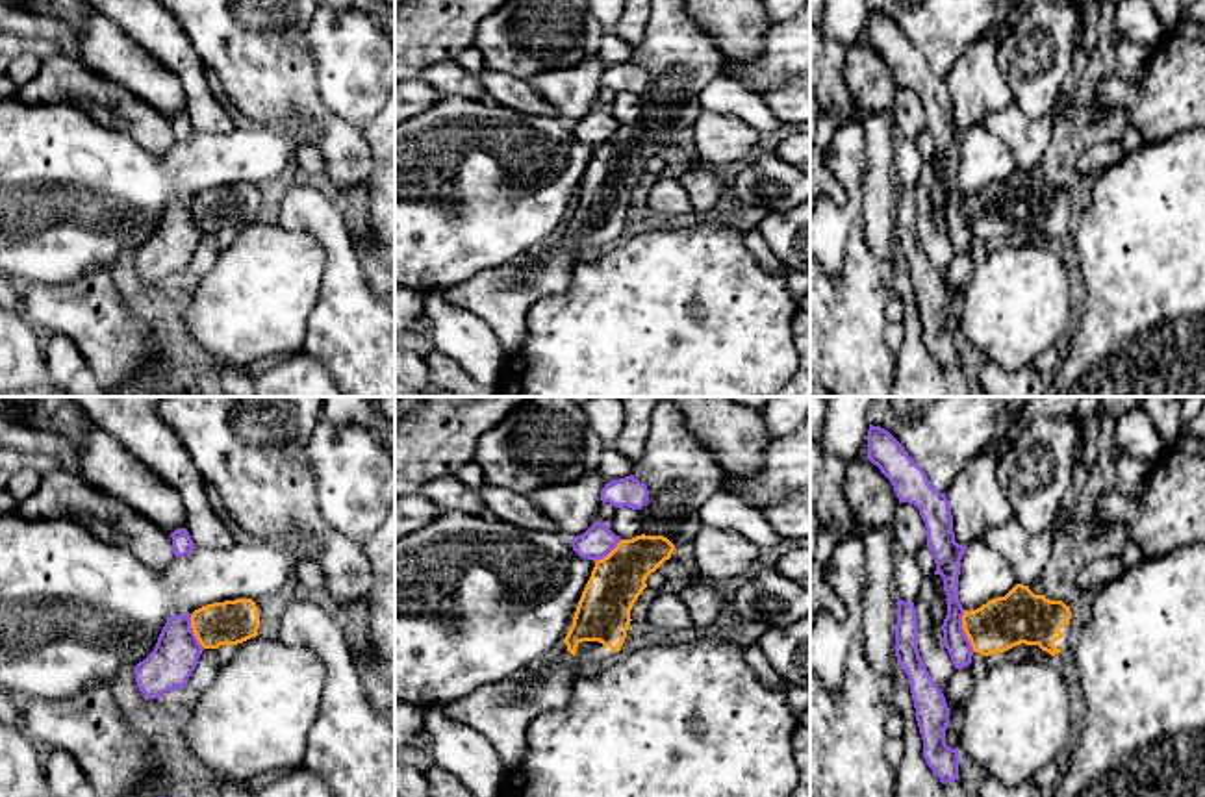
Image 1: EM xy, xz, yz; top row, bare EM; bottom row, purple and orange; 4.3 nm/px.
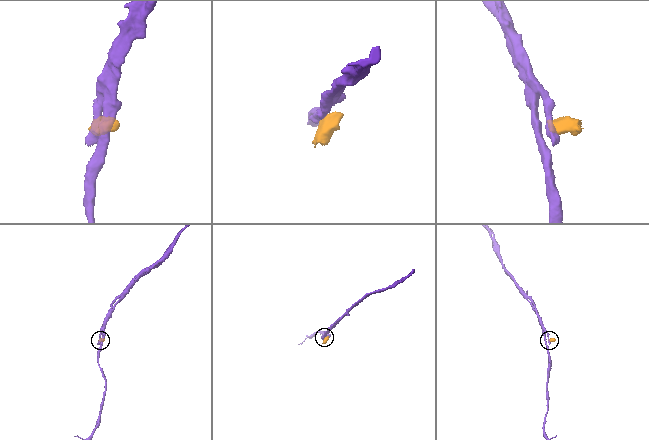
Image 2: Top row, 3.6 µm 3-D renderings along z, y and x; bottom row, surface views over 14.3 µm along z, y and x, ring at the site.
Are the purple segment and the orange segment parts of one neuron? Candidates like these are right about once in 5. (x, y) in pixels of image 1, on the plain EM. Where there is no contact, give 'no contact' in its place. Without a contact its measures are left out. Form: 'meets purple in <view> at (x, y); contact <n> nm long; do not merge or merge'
meets purple in yz at (963, 215); contact 190 nm long; do not merge

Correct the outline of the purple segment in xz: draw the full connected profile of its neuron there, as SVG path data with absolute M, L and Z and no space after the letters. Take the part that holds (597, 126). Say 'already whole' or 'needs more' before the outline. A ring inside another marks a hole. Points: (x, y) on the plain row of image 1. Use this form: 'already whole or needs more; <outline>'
already whole; M597 106L584 119L573 122L571 132L580 143L597 146L608 141L619 126L621 122L608 109Z

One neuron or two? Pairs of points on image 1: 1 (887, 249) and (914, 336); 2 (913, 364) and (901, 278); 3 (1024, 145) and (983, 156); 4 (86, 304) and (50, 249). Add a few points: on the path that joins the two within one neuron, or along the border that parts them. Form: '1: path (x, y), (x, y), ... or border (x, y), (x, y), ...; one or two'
1: border (898, 247), (898, 253), (885, 269); two
2: path (913, 343), (909, 299); one
3: border (979, 125), (1007, 147), (1018, 167); two
4: border (106, 265), (56, 284), (26, 280); two

